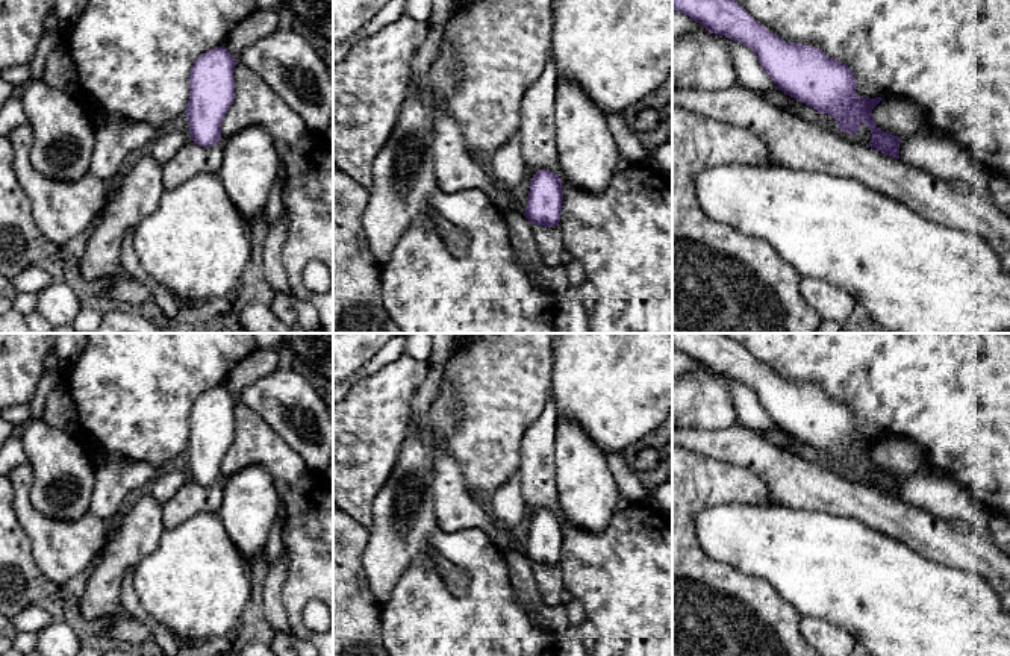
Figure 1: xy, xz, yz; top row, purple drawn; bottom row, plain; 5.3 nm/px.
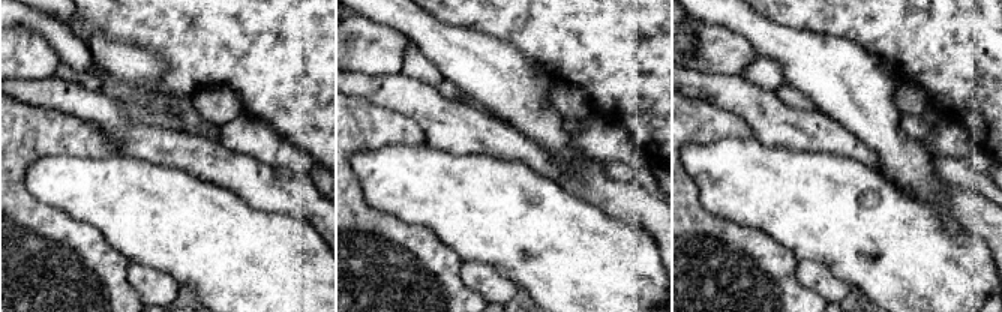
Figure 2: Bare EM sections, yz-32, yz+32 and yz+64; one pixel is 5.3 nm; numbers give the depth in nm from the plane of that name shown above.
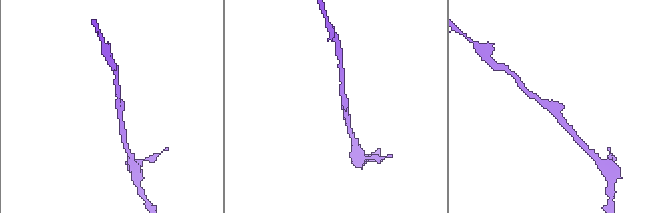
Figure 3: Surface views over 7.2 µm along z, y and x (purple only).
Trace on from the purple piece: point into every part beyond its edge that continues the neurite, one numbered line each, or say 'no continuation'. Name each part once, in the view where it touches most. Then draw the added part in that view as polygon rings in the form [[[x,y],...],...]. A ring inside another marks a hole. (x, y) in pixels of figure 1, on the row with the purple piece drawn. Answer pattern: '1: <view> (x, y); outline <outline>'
no continuation

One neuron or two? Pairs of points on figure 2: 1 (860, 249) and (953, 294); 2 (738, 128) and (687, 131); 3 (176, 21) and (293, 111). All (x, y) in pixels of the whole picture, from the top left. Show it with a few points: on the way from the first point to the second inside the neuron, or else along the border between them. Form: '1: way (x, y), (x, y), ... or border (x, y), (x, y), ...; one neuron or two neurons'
1: way (882, 249), (894, 249), (909, 264), (930, 275); one neuron
2: way (726, 128), (699, 128); one neuron
3: way (204, 27), (209, 27), (264, 83); one neuron

